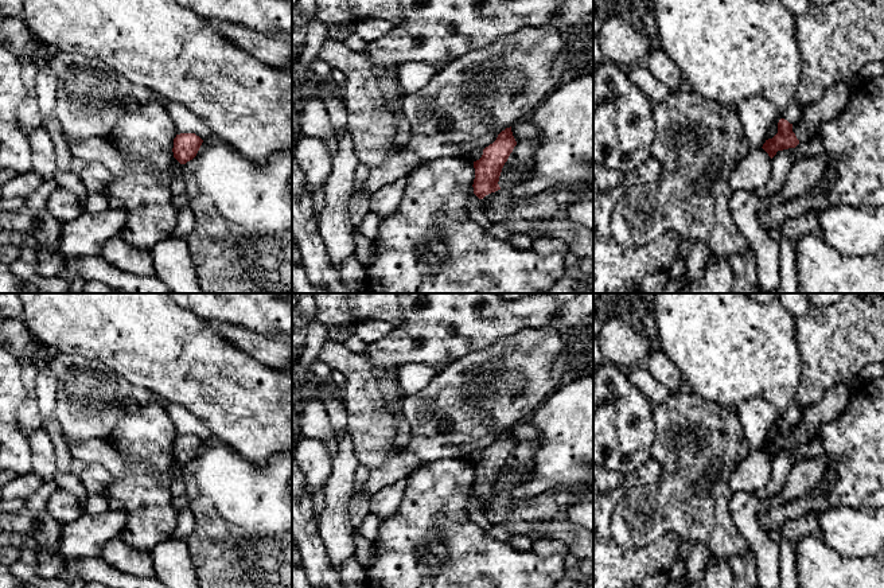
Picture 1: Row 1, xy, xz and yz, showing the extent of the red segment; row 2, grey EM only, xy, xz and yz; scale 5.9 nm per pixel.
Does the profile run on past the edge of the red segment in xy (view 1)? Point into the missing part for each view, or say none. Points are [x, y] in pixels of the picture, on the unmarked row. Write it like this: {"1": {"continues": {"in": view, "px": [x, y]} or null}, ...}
{"1": {"continues": null}}

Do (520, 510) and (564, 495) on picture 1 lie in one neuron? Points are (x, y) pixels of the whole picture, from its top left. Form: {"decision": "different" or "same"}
{"decision": "same"}

